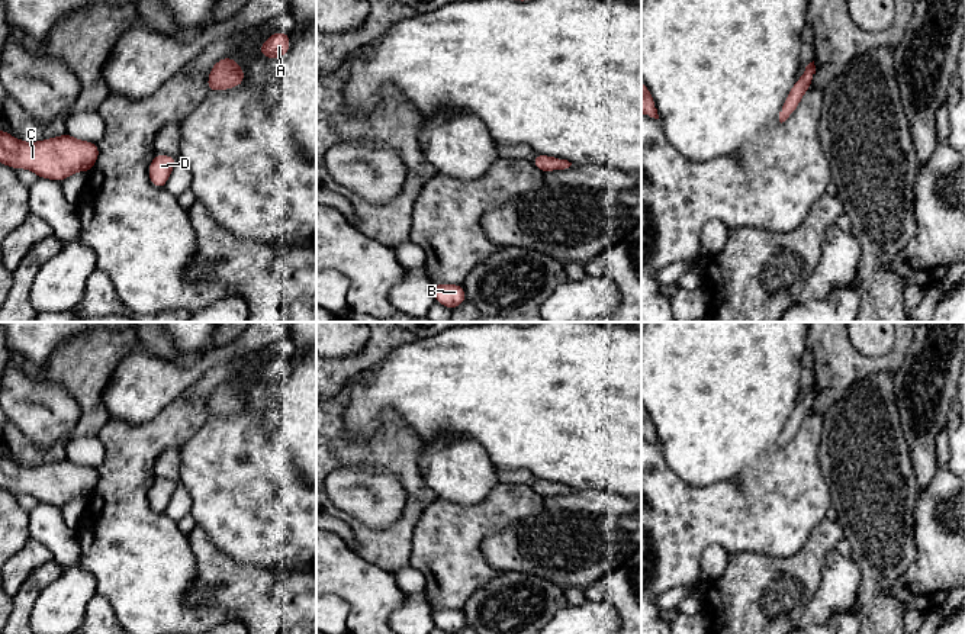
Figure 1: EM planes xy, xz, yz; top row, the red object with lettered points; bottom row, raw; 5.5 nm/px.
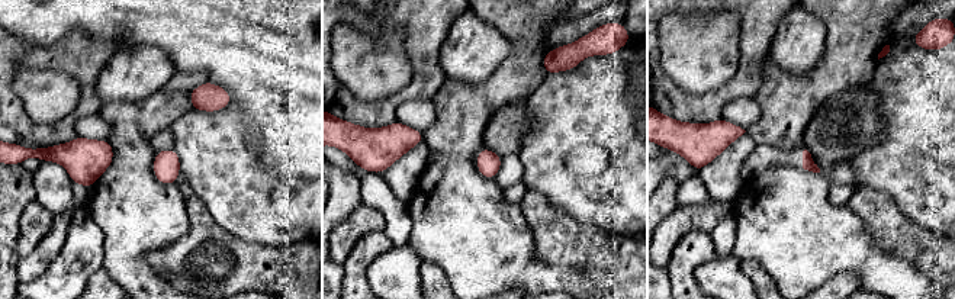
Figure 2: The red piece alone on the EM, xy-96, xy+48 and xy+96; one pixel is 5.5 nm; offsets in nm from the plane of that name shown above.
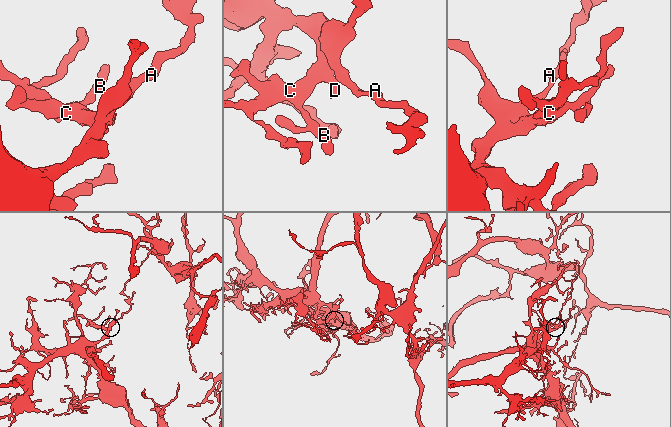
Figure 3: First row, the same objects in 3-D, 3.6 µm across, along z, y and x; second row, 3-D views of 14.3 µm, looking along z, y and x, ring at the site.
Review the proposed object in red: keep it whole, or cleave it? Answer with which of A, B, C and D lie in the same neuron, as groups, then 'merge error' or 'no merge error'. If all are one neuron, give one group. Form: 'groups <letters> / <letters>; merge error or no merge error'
groups A B C D; no merge error

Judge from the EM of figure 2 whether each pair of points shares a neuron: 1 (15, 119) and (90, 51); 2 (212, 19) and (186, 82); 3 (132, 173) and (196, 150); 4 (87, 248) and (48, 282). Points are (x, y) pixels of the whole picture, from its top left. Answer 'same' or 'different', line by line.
1: same
2: different
3: different
4: same

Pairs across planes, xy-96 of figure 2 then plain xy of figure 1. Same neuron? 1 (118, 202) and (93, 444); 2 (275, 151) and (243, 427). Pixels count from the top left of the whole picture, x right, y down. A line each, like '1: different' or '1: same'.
1: different
2: different

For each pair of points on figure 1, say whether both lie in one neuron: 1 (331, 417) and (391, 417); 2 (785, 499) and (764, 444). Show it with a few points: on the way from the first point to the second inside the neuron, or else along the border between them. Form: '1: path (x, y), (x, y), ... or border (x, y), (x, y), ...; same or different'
1: path (338, 438), (347, 447), (372, 447), (380, 438); same
2: border (781, 449), (762, 473), (765, 491), (761, 493); different

